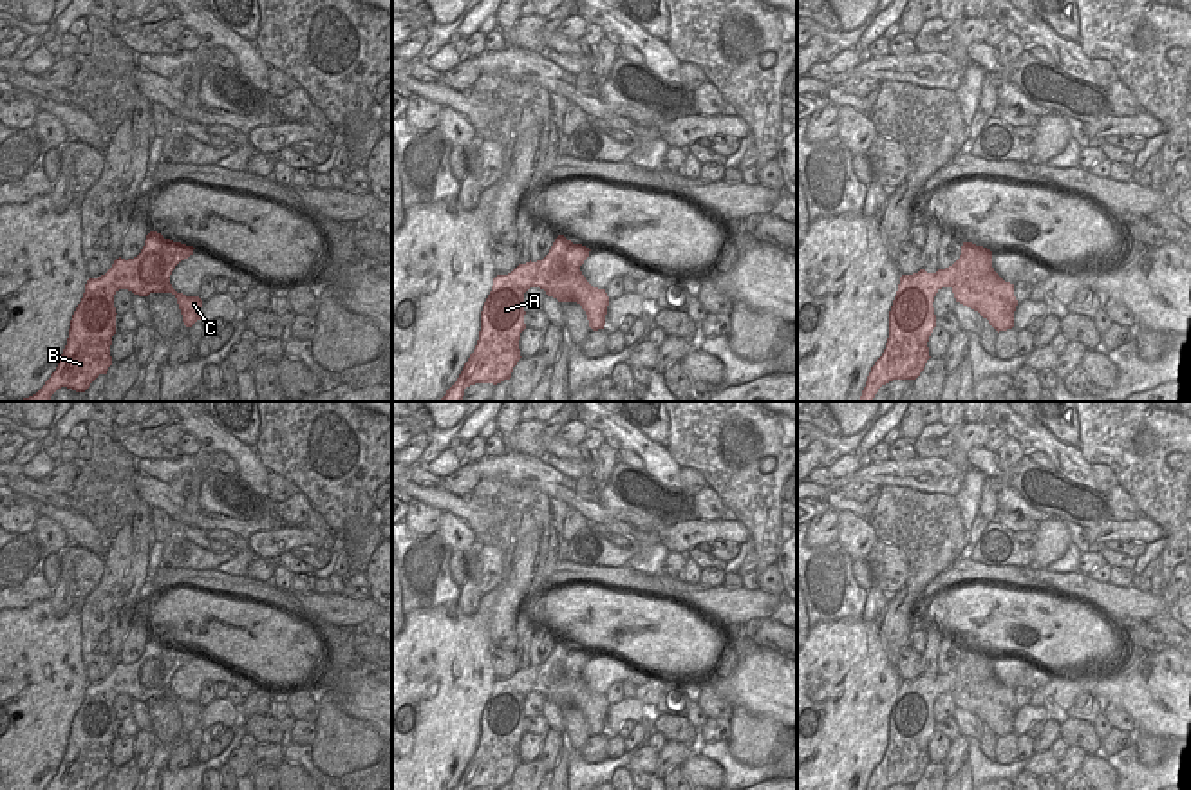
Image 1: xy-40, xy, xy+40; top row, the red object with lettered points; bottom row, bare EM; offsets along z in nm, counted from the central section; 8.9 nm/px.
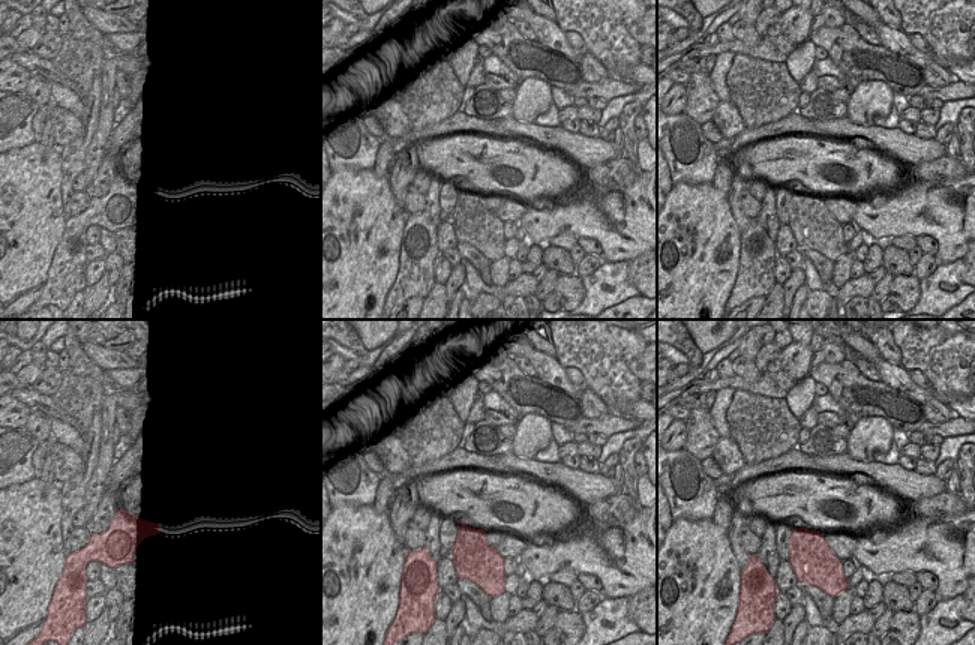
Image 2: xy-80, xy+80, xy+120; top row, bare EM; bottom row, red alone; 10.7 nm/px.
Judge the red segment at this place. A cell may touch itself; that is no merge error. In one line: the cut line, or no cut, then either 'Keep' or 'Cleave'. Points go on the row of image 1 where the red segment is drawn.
Split along xy (579, 266), (570, 266), (548, 295). Cleave

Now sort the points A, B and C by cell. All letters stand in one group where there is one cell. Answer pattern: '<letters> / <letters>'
A B / C

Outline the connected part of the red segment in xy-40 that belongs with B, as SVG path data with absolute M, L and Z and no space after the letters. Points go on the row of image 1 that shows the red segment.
M150 231L137 257L128 260L119 257L105 275L89 278L72 315L67 345L56 371L36 394L7 401L51 401L61 387L85 392L112 365L110 345L117 315L114 295L119 289L139 296L177 293L170 284L170 275L181 260L193 255L193 249L193 246Z

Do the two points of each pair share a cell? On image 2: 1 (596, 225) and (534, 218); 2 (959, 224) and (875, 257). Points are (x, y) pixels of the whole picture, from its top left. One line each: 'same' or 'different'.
1: same
2: different

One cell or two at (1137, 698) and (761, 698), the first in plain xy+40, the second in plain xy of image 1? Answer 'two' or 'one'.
one

